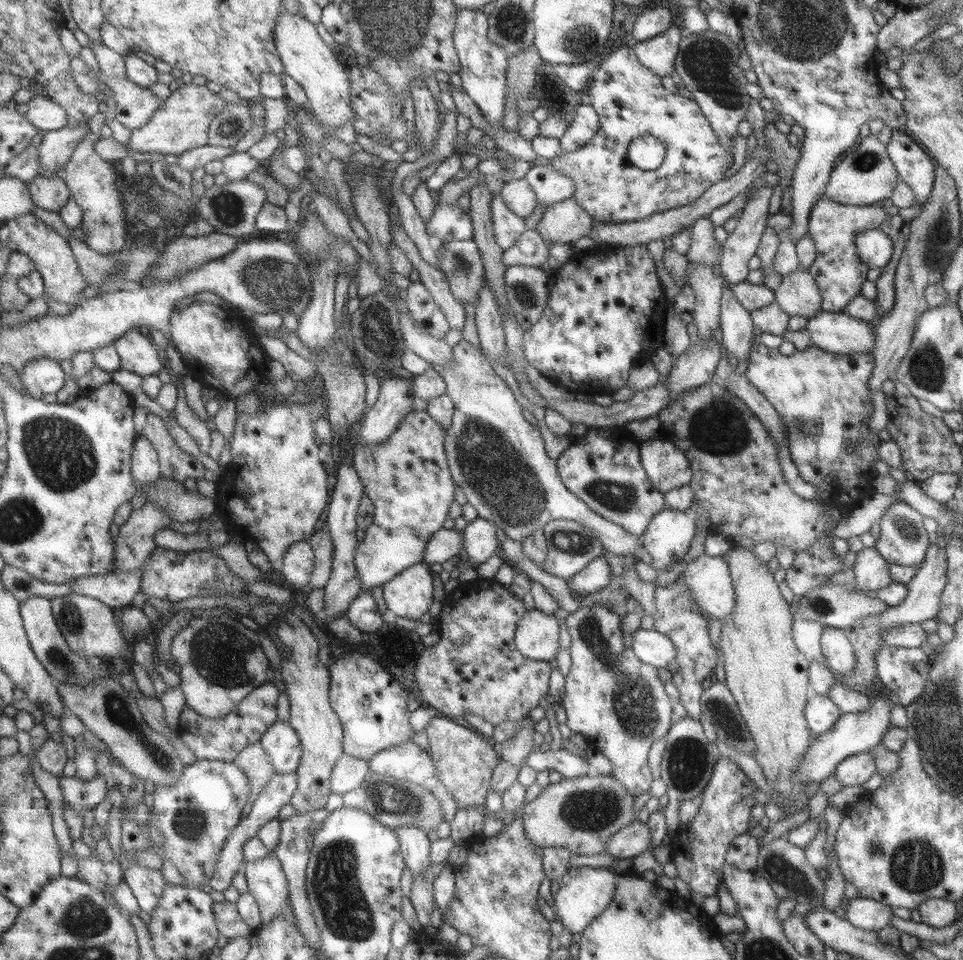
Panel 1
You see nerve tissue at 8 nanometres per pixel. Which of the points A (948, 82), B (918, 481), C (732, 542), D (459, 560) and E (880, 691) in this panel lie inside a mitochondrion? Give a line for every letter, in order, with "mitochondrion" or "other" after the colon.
A: mitochondrion
B: other
C: other
D: other
E: other

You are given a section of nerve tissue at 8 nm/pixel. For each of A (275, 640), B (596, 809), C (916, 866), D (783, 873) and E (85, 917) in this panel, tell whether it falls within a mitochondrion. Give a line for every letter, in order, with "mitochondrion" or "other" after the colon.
A: other
B: mitochondrion
C: mitochondrion
D: mitochondrion
E: mitochondrion

